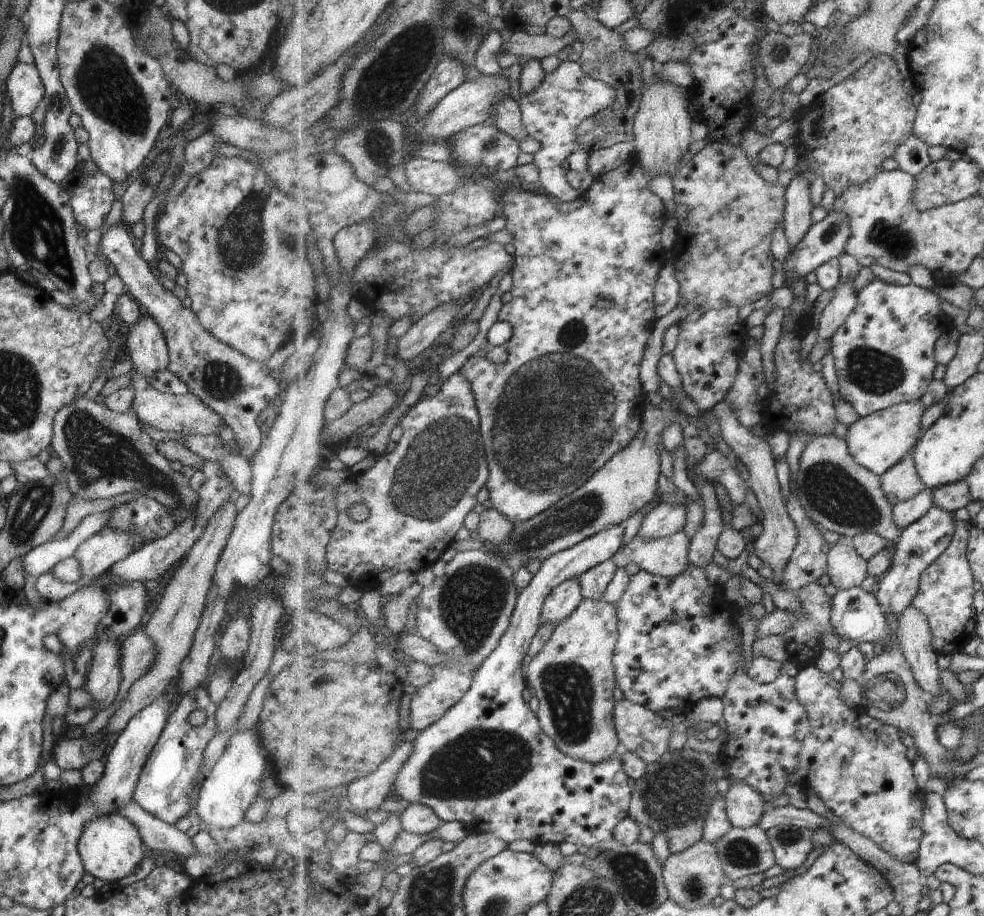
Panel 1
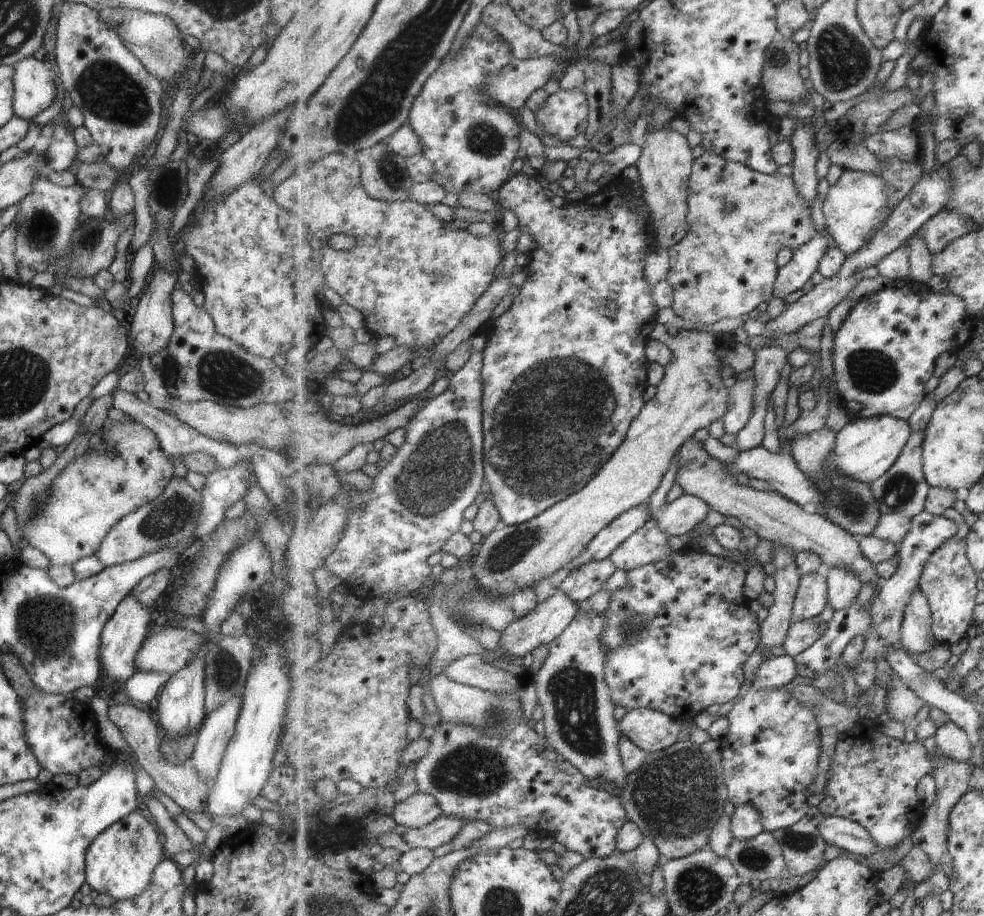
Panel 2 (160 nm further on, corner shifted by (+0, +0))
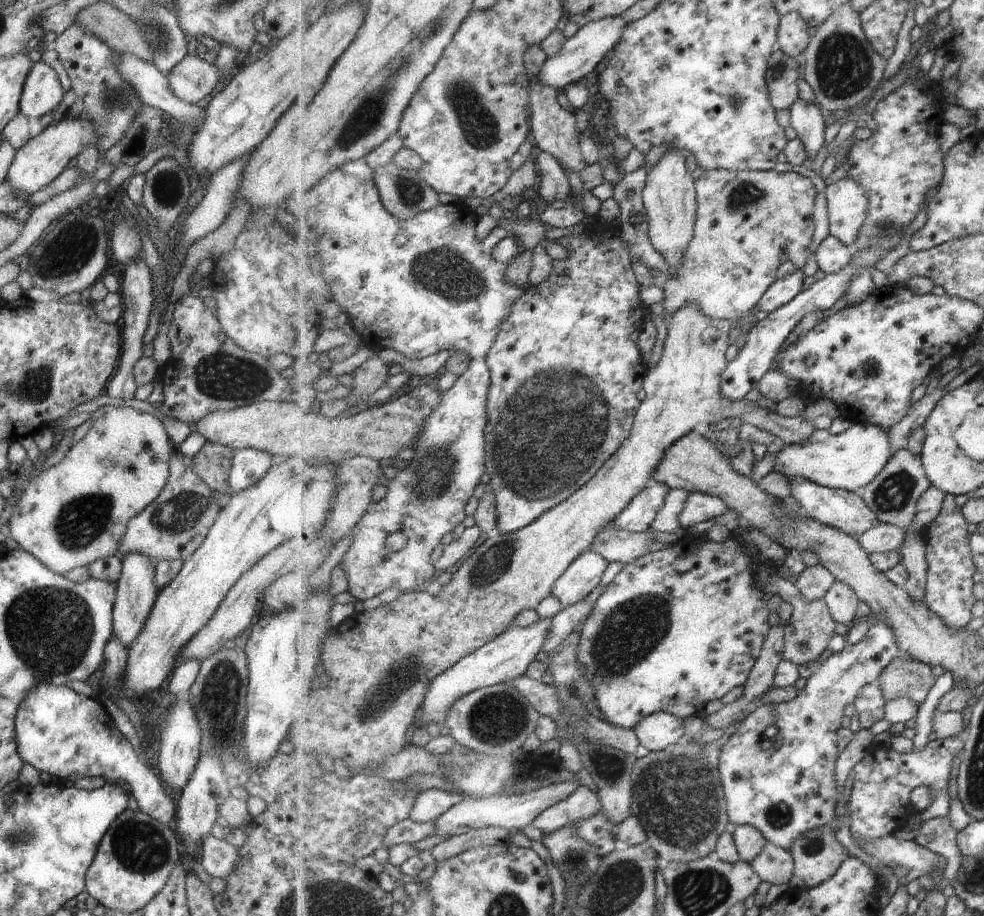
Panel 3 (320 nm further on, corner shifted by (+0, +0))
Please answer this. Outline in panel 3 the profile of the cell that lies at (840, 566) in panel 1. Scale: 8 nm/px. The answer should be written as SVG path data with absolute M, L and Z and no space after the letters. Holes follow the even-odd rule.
M837 581L824 596L824 599L836 622L849 628L857 619L857 609L861 600L857 593L850 586L847 586L847 583Z

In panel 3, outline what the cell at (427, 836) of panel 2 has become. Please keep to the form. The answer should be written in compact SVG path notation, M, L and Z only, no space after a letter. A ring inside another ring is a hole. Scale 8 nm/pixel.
M578 780L563 781L529 791L528 793L519 793L514 795L495 795L480 799L462 798L457 804L442 814L436 820L436 836L444 837L444 840L469 832L471 828L489 828L489 826L505 828L508 832L532 826L534 820L549 807L568 799L579 787Z

